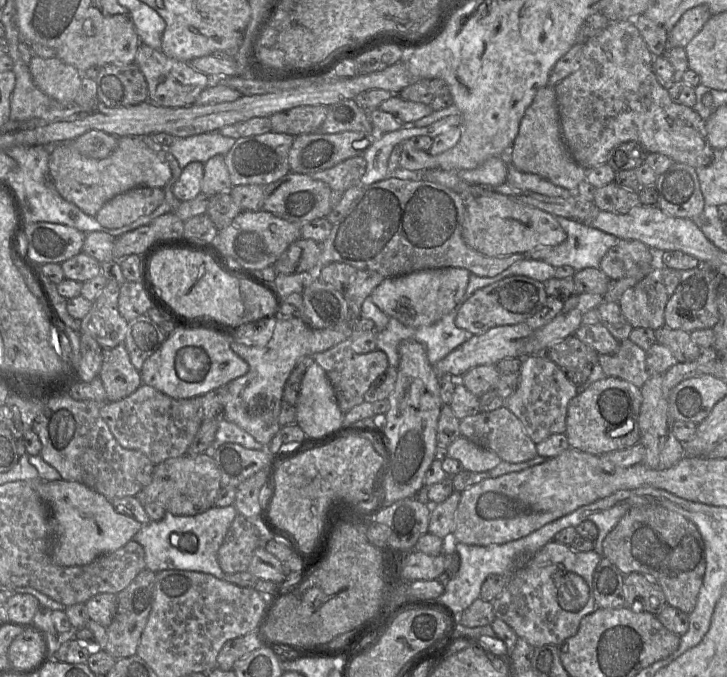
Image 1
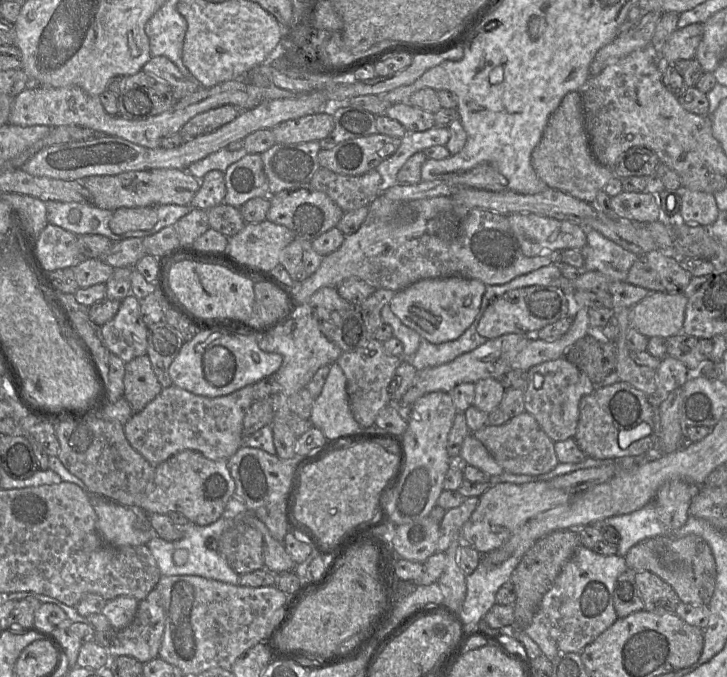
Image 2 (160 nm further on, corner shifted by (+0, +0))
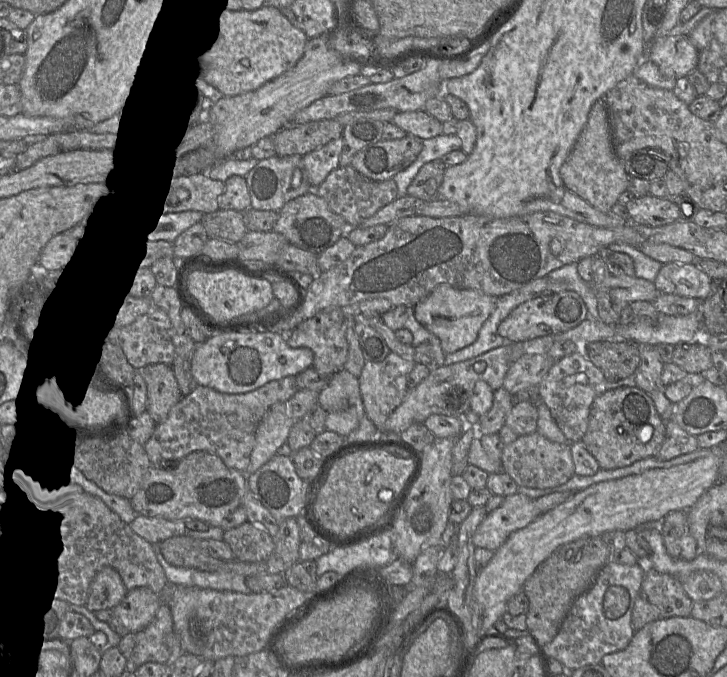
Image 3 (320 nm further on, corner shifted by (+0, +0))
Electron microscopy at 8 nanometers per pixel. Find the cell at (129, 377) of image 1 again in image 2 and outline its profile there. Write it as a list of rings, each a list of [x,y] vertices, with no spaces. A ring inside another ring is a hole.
[[[145,354],[125,363],[123,398],[134,412],[140,412],[163,389]]]

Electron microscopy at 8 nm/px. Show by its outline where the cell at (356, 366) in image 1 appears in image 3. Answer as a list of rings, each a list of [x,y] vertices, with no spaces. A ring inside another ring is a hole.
[[[390,352],[381,362],[365,363],[361,375],[358,378],[361,396],[366,415],[379,431],[384,430],[388,417],[407,396],[407,377],[414,365],[415,363],[413,361],[404,359],[394,352]]]

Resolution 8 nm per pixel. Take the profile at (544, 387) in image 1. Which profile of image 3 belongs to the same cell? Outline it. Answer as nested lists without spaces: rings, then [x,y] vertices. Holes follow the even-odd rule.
[[[579,353],[553,362],[548,373],[538,385],[540,400],[547,405],[567,442],[581,441],[589,423],[593,401],[607,391],[607,380],[602,371]]]

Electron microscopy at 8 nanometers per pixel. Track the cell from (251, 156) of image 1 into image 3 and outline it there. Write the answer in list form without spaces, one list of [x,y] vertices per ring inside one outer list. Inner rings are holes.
[[[335,139],[321,148],[302,156],[304,170],[313,189],[316,189],[334,169],[338,168],[343,139]]]

